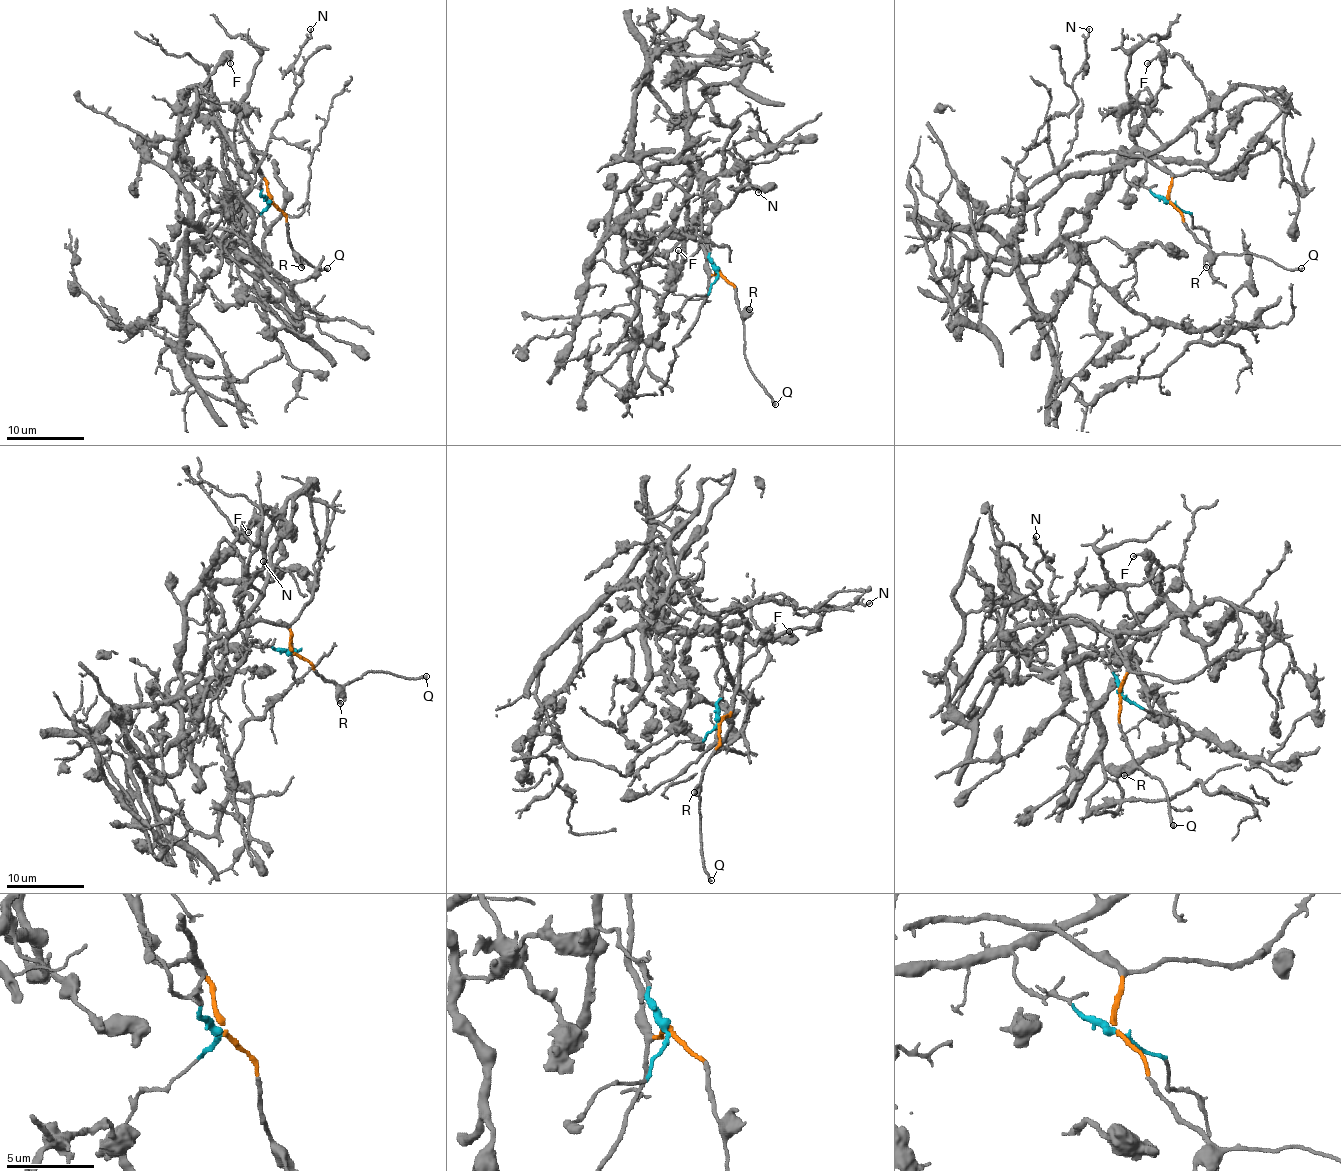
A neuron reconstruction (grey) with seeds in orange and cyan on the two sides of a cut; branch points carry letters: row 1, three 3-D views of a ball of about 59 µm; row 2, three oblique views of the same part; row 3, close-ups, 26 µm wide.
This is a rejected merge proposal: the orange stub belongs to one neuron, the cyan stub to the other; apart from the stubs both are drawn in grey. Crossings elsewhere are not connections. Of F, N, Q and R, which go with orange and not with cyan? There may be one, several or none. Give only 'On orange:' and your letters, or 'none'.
On orange: Q, R

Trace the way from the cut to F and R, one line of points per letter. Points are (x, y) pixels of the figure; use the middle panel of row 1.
F: (720, 273), (694, 228), (683, 263), (685, 246), (655, 253), (636, 234), (650, 263), (669, 265), (679, 250)
R: (720, 273), (735, 288), (739, 310), (749, 310)

